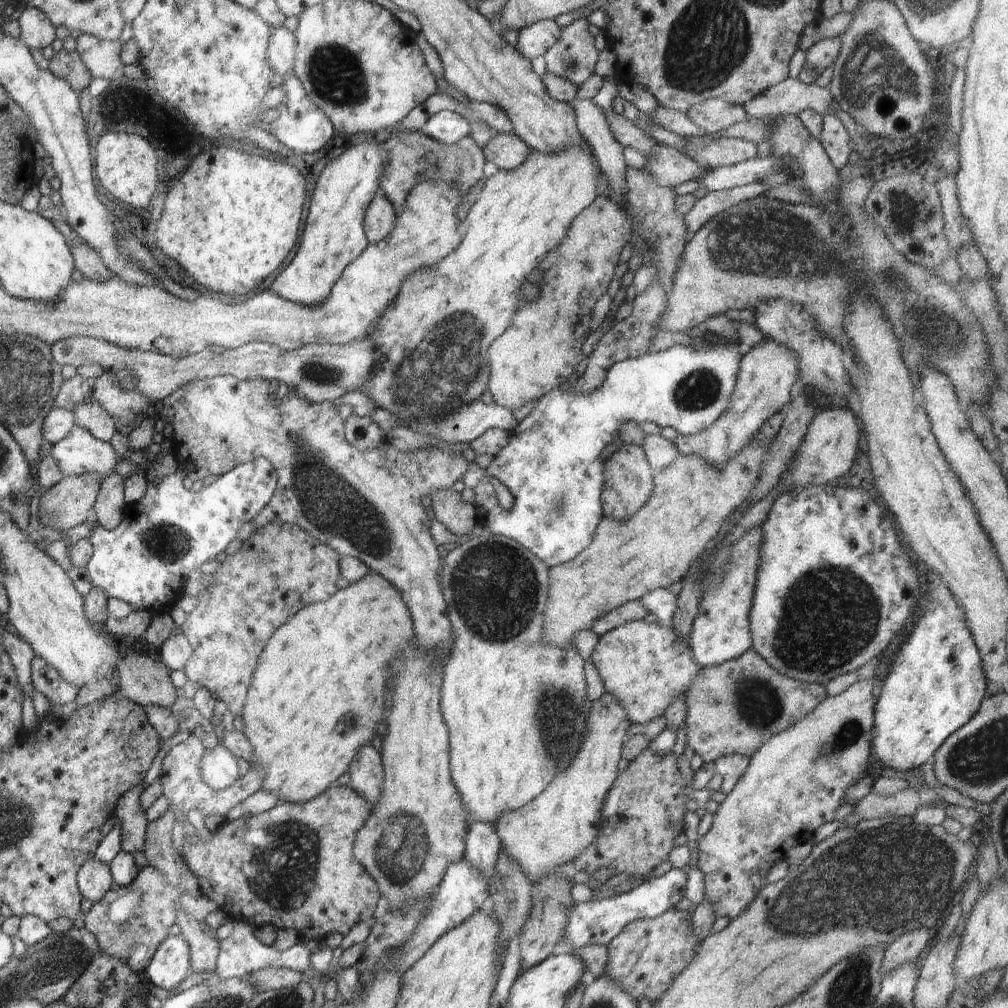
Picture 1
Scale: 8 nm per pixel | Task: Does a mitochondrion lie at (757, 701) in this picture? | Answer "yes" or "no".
yes

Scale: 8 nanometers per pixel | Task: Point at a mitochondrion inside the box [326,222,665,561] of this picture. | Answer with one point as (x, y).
(447, 367)

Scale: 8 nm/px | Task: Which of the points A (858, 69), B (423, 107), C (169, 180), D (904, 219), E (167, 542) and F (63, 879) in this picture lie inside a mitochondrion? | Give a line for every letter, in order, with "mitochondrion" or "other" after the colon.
A: mitochondrion
B: other
C: other
D: mitochondrion
E: mitochondrion
F: other

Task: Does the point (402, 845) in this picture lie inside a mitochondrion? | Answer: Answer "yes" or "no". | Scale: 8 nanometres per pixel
yes

